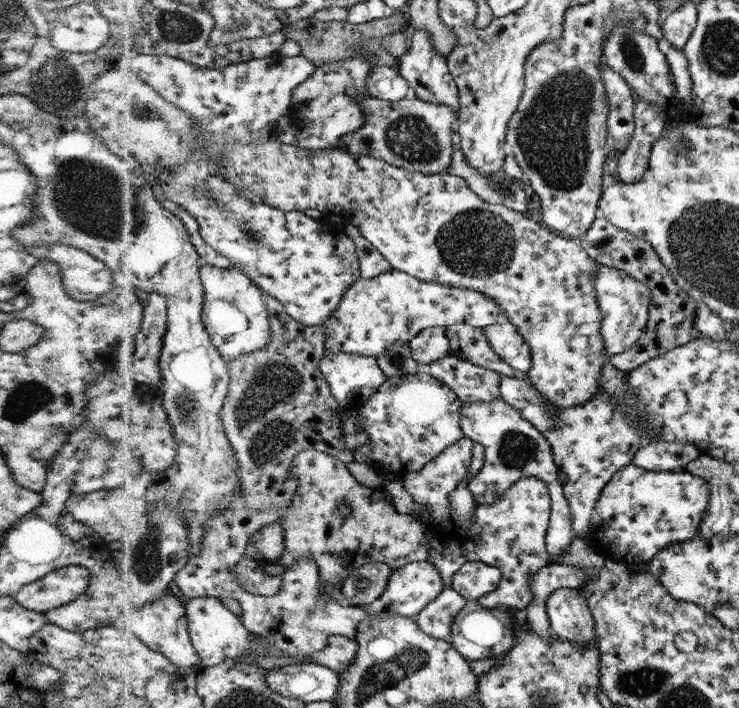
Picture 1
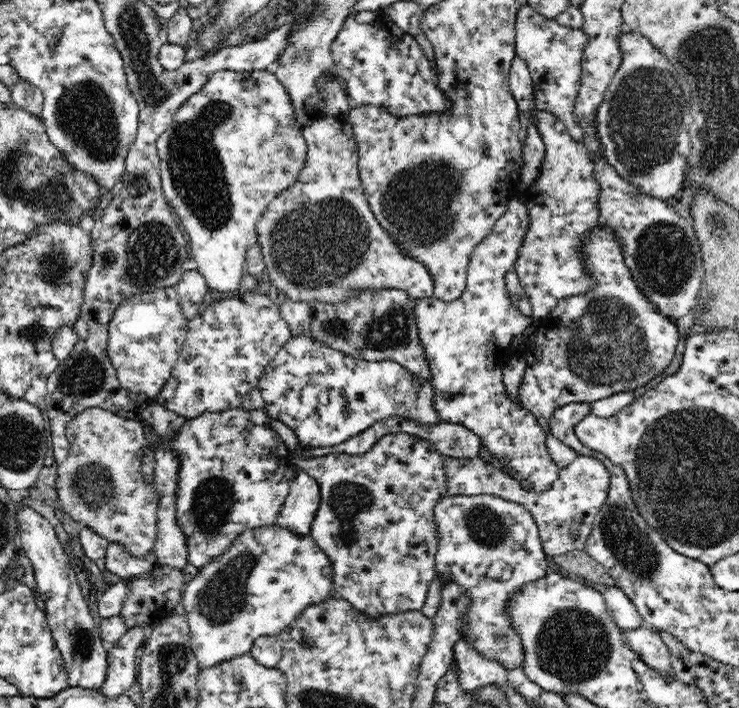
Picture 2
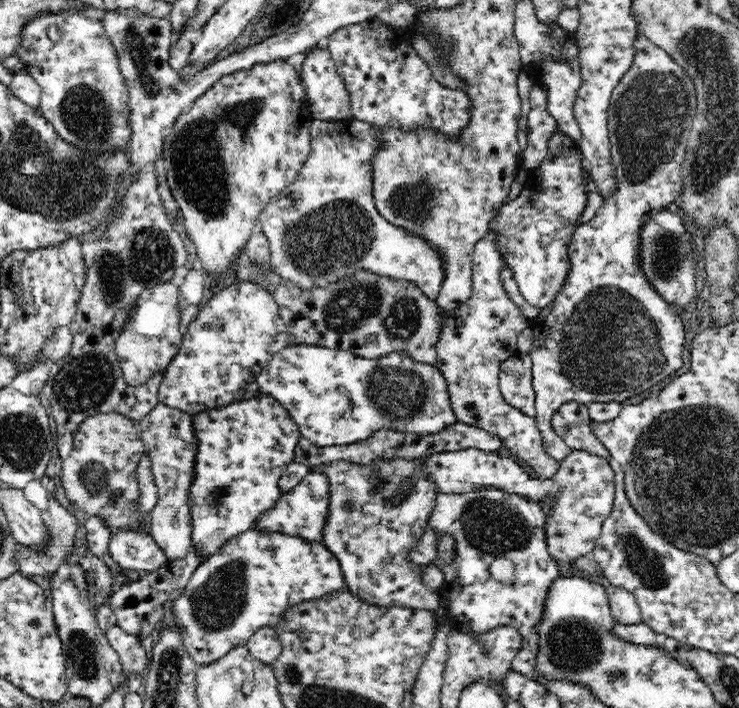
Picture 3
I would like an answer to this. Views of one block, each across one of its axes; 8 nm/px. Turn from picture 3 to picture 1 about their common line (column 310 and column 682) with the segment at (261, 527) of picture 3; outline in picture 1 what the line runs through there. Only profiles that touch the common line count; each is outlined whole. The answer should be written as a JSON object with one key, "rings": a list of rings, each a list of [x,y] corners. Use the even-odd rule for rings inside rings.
{"rings":[[[629,463],[617,469],[600,490],[600,496],[592,510],[589,531],[585,535],[594,546],[594,551],[604,560],[621,563],[625,567],[639,562],[647,562],[665,547],[684,542],[696,536],[696,526],[708,508],[708,484],[704,478],[685,471],[651,472]]]}

